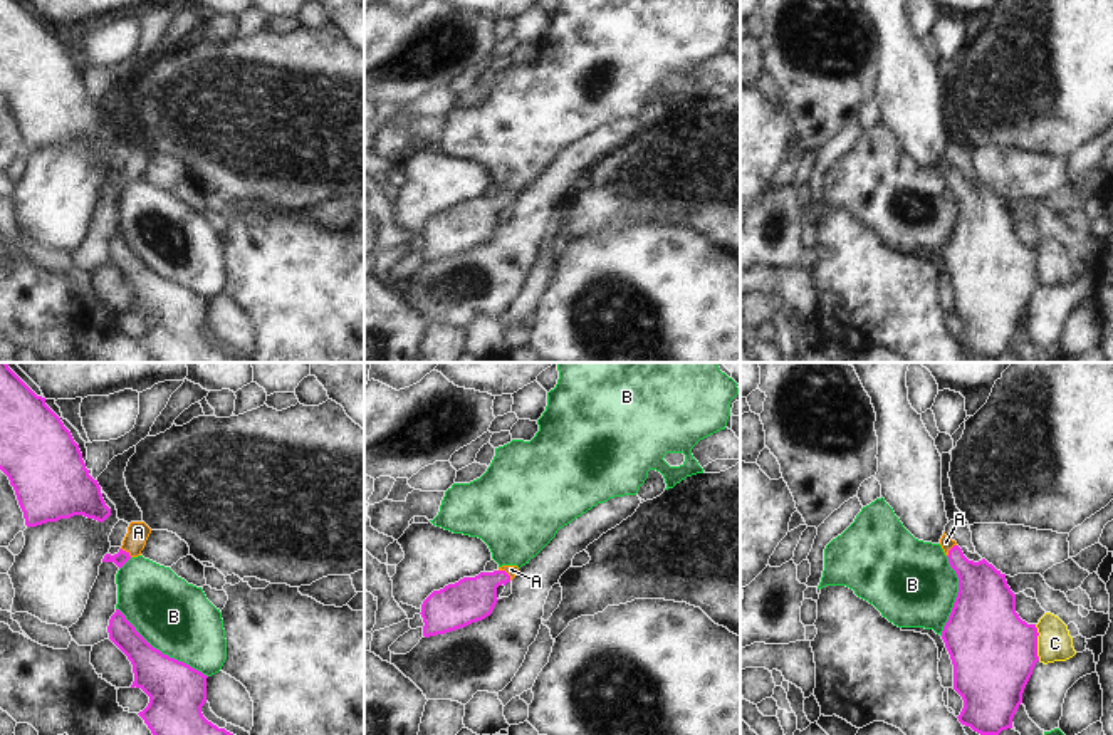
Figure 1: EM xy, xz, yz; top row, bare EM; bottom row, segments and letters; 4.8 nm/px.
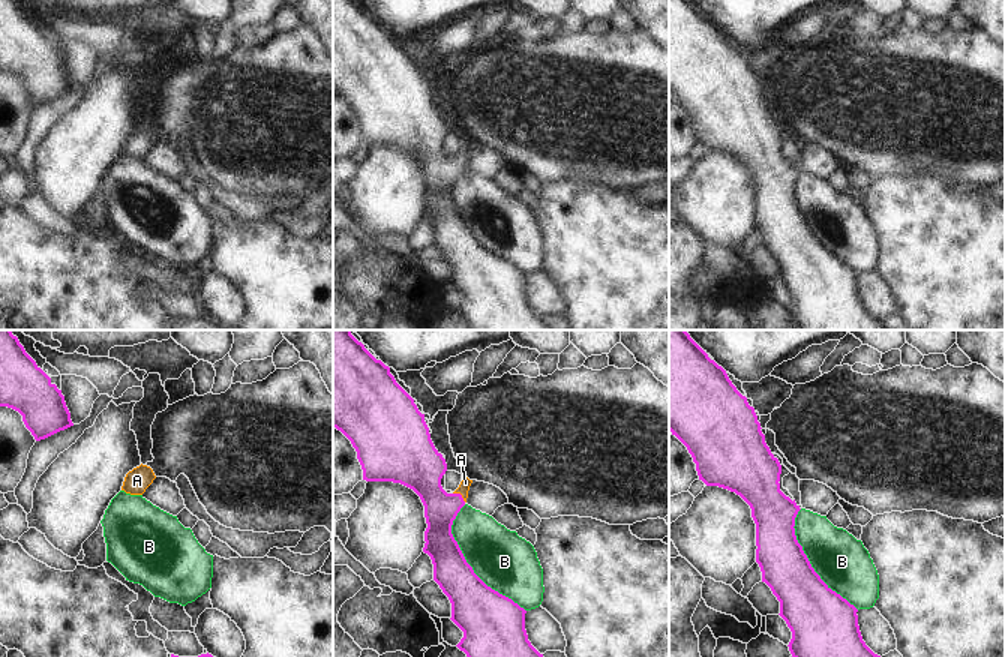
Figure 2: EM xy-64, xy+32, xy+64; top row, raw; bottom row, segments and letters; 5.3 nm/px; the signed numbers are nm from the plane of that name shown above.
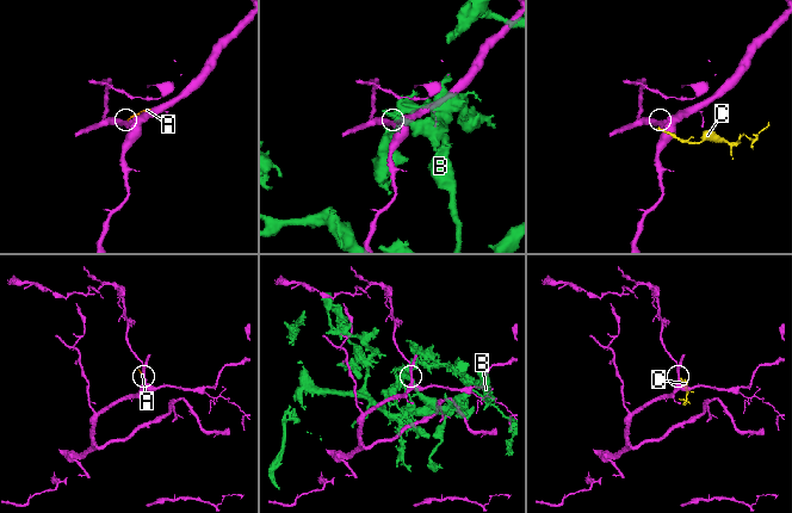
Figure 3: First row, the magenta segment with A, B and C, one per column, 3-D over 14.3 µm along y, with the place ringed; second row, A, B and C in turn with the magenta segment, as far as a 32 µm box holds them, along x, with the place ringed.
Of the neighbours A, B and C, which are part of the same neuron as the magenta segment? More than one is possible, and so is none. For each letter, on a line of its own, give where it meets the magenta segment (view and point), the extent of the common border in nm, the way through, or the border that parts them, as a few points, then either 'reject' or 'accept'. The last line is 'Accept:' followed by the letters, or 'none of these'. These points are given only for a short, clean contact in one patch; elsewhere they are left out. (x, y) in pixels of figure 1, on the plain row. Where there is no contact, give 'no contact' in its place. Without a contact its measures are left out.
A: meets magenta in yz at (949, 175); contact 80 nm long; runs through yz (982, 215), (979, 207), (949, 175), (945, 166); accept
B: meets magenta in xy at (160, 276); contact 550 nm long; reject
C: meets magenta in yz at (1036, 267); contact 180 nm long; border along yz (1034, 249), (1039, 284); reject
Accept: A

